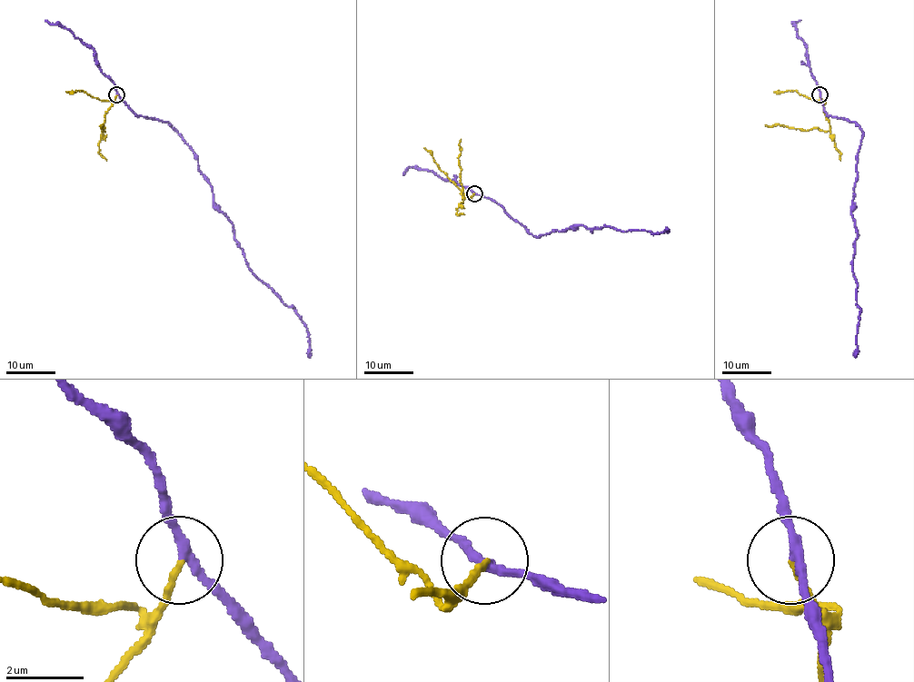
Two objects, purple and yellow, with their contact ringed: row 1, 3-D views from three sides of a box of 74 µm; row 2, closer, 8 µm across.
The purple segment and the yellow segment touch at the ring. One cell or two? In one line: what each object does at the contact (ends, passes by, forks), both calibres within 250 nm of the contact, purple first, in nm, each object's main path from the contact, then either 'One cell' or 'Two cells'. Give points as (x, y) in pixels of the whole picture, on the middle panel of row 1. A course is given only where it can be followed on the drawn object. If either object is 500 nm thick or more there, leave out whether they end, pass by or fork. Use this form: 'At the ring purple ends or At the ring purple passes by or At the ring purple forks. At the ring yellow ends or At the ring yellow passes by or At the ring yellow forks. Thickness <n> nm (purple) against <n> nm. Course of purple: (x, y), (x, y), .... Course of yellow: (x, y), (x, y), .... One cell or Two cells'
At the ring purple passes by. At the ring yellow ends. Thickness 200 nm (purple) against 150 nm. Course of purple: (474, 193), (496, 202), (536, 236), (584, 225), (591, 231), (613, 227), (653, 234), (668, 229). Course of yellow: (474, 193), (461, 203), (461, 184), (458, 160), (461, 139). Two cells

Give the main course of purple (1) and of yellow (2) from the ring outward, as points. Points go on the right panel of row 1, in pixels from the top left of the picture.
1: (819, 95), (828, 114), (853, 121), (862, 133), (851, 217), (857, 240), (853, 275), (860, 310), (855, 358)
2: (819, 95), (829, 123), (828, 131), (810, 128), (802, 131), (765, 124)

